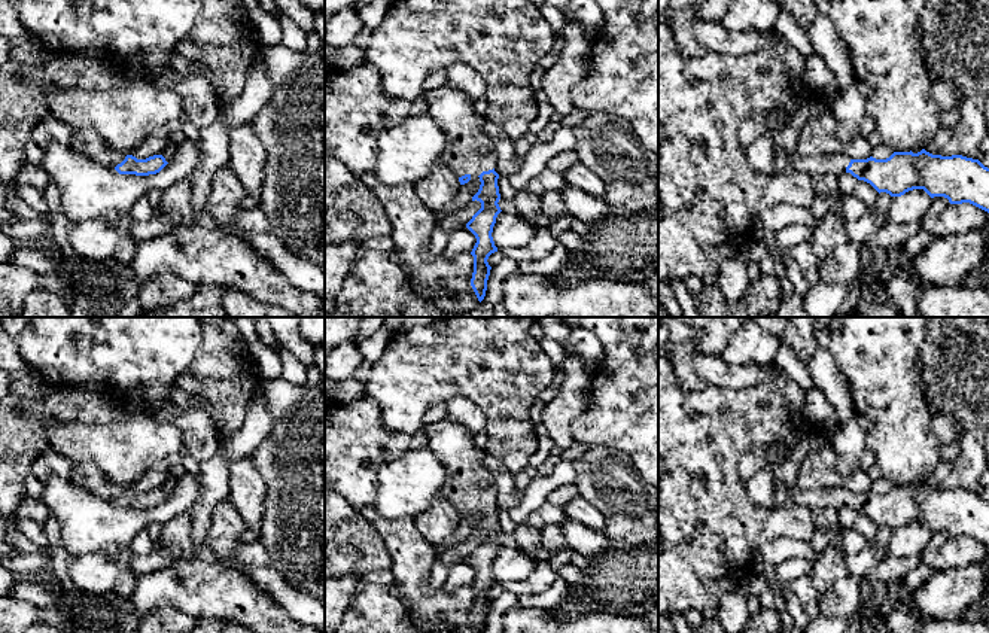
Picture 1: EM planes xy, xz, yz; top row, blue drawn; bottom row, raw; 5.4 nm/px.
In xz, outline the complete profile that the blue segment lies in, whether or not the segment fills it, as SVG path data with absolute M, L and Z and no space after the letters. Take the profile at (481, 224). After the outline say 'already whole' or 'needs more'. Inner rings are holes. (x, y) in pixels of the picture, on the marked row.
M448 85L426 91L426 112L441 127L447 144L439 156L454 174L460 185L471 180L472 174L480 177L480 189L472 201L480 201L481 209L466 223L475 235L477 243L471 252L474 256L474 273L471 286L481 302L486 296L487 280L492 267L487 259L497 252L492 232L499 207L499 174L494 171L492 141L483 133L484 118L474 110L474 100Z; needs more

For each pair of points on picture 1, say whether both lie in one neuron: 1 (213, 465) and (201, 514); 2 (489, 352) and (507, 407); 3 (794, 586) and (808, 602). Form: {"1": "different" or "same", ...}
{"1": "same", "2": "same", "3": "same"}

